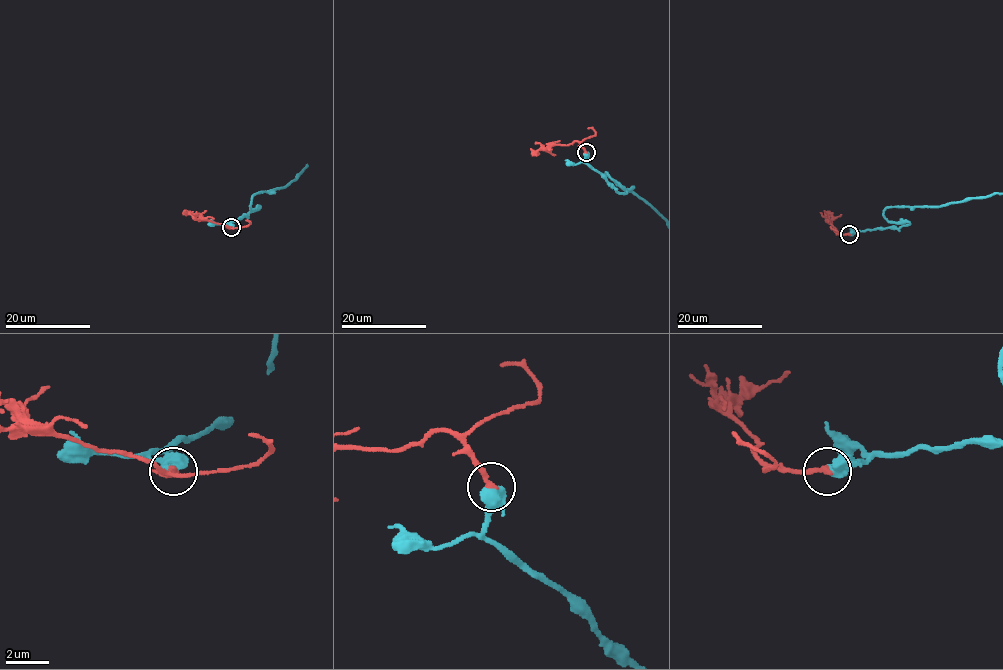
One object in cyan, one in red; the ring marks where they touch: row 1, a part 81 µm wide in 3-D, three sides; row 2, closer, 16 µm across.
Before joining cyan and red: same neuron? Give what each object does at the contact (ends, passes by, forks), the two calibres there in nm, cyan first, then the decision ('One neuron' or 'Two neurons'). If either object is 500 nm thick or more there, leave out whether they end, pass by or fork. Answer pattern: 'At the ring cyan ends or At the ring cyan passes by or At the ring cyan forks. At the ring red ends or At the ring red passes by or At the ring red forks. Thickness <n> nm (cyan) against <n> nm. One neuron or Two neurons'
Thickness 500 nm (cyan) against 280 nm. One neuron

